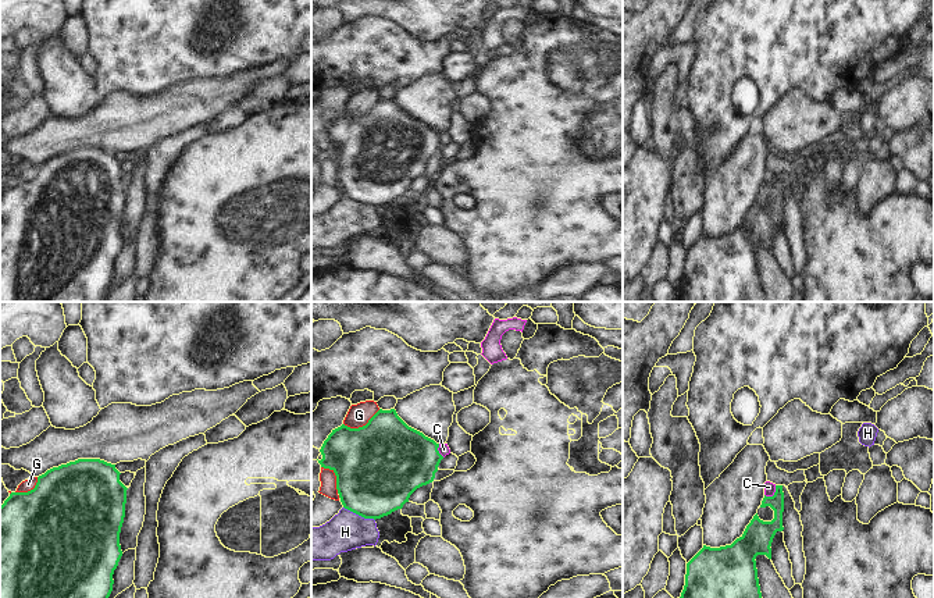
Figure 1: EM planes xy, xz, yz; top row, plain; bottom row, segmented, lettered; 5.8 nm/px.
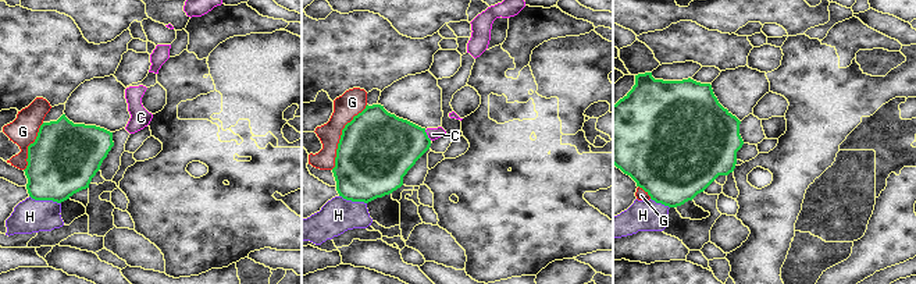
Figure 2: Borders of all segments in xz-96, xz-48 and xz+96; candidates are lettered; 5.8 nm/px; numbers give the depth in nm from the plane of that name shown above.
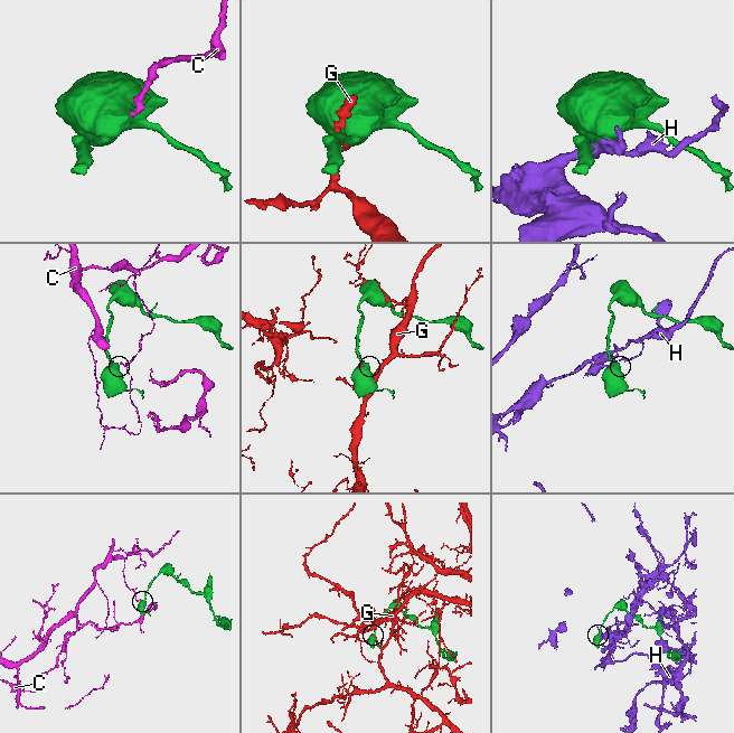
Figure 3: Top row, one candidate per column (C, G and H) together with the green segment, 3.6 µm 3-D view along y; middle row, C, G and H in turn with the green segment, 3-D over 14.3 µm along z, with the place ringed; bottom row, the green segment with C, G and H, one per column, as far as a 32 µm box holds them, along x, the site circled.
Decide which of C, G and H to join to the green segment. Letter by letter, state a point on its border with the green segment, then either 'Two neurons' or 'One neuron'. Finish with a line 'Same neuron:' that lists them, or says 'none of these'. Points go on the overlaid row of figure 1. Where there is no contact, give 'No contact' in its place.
C: Touches green at yz (774, 494). Two neurons
G: Touches green at xz (363, 426). Two neurons
H: Touches green at xz (359, 515). Two neurons
Same neuron: none of these

